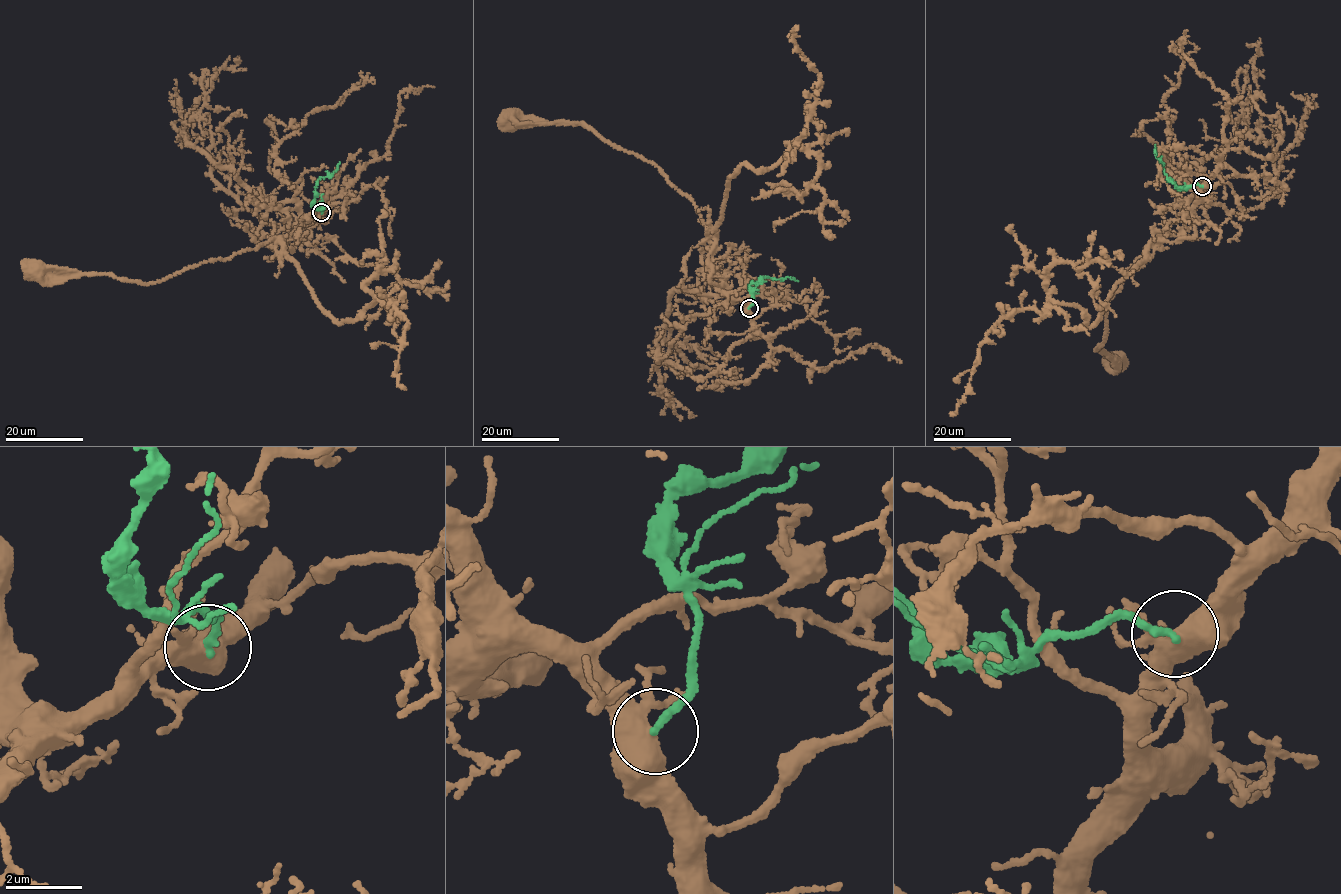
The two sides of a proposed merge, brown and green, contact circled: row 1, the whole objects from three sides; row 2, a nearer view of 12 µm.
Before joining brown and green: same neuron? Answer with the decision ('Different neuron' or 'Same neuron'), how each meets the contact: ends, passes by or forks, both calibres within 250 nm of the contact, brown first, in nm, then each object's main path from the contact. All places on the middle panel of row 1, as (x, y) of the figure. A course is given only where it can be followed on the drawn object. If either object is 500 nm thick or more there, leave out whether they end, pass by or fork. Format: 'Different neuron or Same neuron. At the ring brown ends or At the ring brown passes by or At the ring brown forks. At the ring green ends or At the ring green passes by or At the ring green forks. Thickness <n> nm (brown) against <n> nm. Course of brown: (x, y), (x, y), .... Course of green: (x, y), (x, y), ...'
Different neuron. At the ring brown forks. At the ring green ends. Thickness 460 nm (brown) against 190 nm. Course of brown: (749, 308), (713, 271), (712, 230), (701, 221), (694, 203), (666, 174), (576, 123), (529, 126), (510, 119). Course of green: (749, 308), (753, 298), (750, 285), (761, 277), (793, 278), (798, 281)

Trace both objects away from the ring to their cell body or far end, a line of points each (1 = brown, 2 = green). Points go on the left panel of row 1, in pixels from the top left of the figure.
1: (322, 212), (284, 242), (273, 238), (157, 282), (60, 275), (37, 262), (32, 268)
2: (322, 212), (313, 206), (319, 178), (333, 173), (340, 162)

